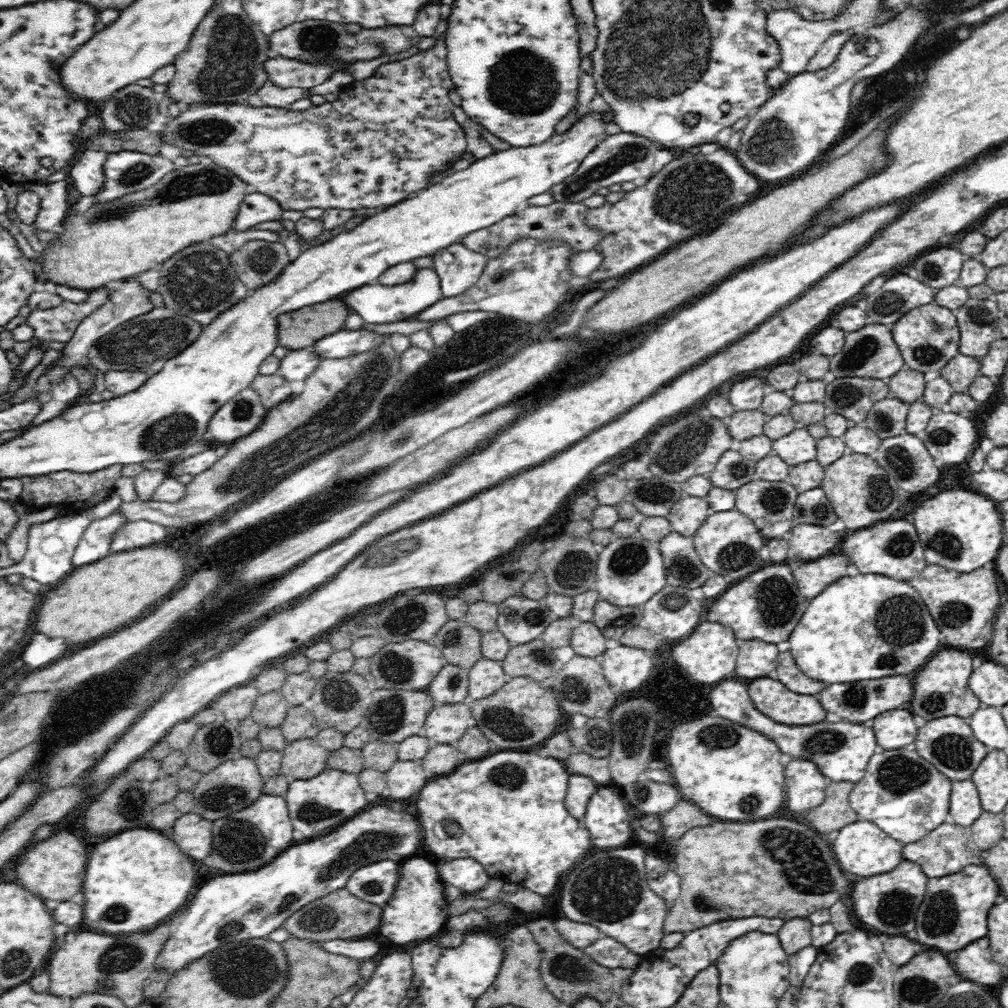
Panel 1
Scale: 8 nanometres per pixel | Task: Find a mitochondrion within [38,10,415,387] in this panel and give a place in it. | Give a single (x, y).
(233, 56)

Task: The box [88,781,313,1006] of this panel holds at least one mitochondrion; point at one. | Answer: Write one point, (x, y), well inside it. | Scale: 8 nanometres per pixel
(245, 971)

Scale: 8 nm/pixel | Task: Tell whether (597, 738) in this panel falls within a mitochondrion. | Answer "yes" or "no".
yes

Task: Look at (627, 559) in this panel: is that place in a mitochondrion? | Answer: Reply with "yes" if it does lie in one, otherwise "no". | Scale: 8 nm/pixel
yes

